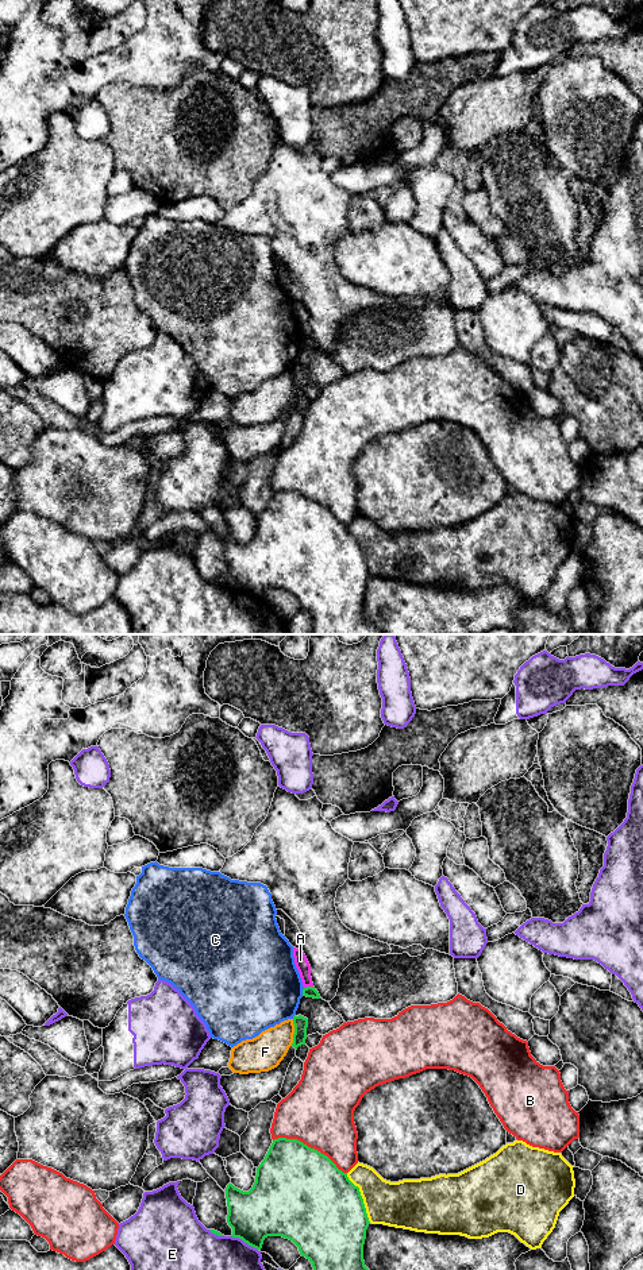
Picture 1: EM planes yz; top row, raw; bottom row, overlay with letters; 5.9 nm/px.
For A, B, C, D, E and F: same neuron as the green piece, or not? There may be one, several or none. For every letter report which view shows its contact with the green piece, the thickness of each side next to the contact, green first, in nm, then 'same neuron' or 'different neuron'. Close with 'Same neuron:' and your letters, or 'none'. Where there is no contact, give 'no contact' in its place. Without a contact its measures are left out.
A: yz | 60/80 nm | different neuron
B: yz | 500/400 nm | different neuron
C: yz | 60/460 nm | different neuron
D: yz | 500/280 nm | different neuron
E: yz | 320/220 nm | different neuron
F: yz | 80/220 nm | different neuron
Same neuron: none

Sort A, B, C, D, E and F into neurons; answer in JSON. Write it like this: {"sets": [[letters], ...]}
{"sets": [["A"], ["B"], ["C"], ["D"], ["E"], ["F"]]}

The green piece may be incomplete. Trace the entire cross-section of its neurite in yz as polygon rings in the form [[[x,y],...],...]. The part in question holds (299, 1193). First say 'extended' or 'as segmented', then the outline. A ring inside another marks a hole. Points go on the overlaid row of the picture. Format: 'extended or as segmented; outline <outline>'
as segmented; outline [[[274,1139],[253,1188],[243,1192],[228,1184],[226,1198],[232,1238],[261,1250],[267,1236],[282,1236],[299,1247],[313,1270],[369,1270],[363,1244],[370,1221],[359,1188],[327,1155],[297,1139]]]

